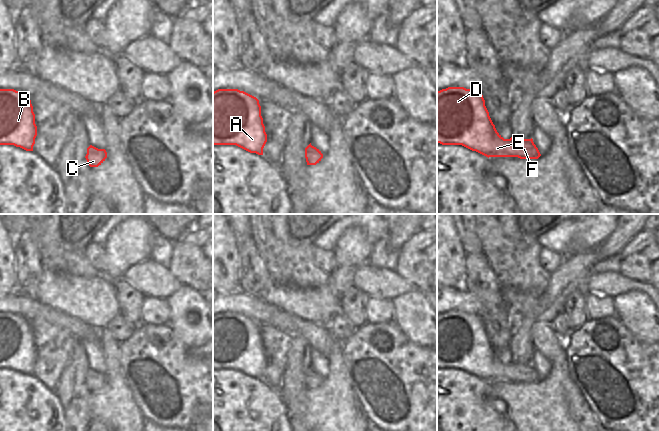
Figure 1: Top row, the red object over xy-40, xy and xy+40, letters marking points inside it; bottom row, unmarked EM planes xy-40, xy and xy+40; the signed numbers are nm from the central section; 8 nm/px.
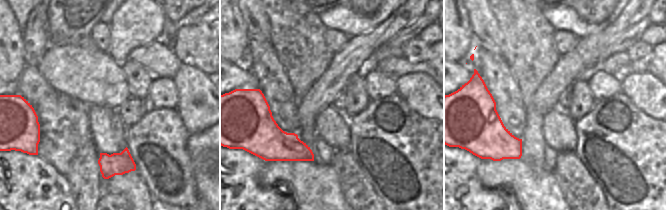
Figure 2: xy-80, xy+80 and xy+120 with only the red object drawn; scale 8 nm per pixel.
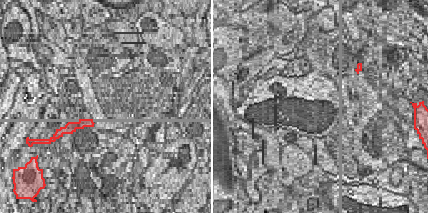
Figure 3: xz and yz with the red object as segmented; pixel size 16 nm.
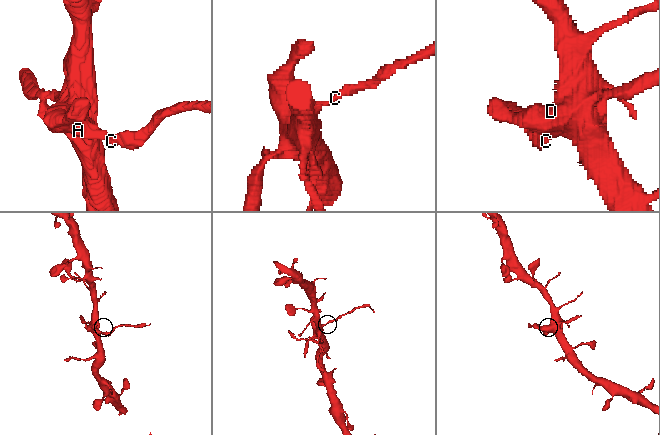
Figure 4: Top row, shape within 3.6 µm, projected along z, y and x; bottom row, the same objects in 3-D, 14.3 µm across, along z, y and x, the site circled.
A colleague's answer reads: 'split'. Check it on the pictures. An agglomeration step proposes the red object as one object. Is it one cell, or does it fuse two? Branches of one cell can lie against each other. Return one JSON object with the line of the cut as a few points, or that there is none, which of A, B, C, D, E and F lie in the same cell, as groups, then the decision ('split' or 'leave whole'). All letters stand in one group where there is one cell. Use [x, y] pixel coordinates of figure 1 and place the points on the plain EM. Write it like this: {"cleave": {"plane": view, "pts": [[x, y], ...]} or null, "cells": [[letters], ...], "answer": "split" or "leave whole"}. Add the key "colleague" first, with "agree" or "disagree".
{"colleague": "agree", "cleave": {"plane": "xy", "pts": [[311, 369], [311, 375], [306, 382]]}, "cells": [["A", "B", "D", "E", "F"], ["C"]], "answer": "split"}

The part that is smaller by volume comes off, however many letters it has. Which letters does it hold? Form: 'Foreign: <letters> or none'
Foreign: C

